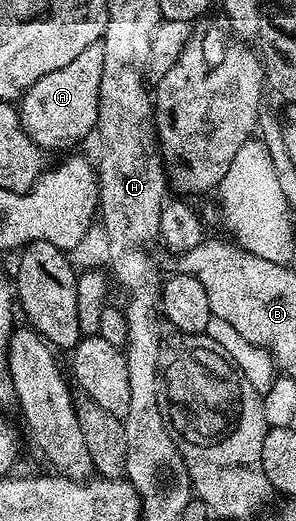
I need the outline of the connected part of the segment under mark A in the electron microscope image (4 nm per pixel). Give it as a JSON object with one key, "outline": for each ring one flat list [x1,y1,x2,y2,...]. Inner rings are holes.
{"outline":[[93,67,90,73,73,73,72,68,51,71,43,75,30,89,20,94,18,111,21,125,25,133,35,144,42,147,49,145,73,145,84,139,88,133,92,134,97,127,97,95,101,88,101,70]]}

